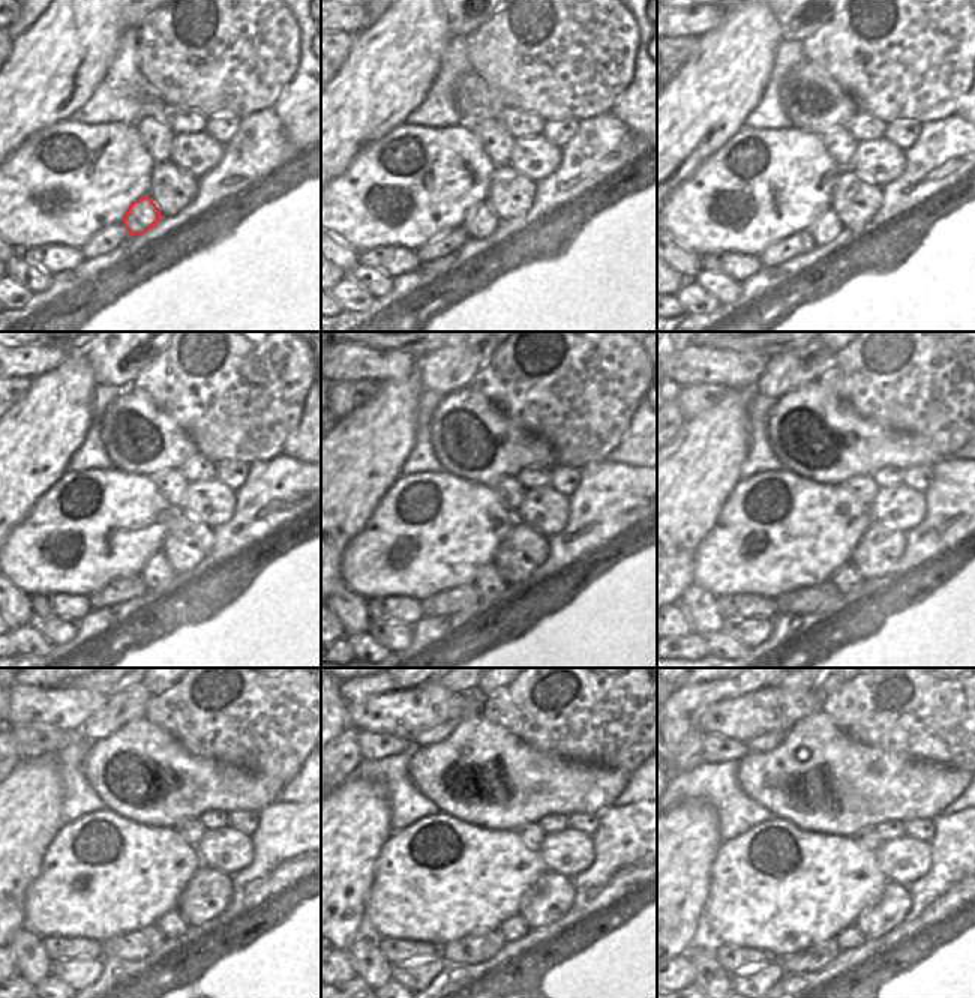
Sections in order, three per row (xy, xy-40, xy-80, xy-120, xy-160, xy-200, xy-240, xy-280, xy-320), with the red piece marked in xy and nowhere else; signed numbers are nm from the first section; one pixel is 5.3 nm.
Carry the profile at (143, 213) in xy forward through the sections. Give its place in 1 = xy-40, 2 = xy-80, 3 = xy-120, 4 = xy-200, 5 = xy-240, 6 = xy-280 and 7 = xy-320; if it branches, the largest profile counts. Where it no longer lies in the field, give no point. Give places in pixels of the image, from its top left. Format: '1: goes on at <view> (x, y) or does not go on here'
1: goes on at xy-40 (480, 221)
2: goes on at xy-80 (827, 227)
3: goes on at xy-120 (156, 575)
4: goes on at xy-200 (843, 580)
5: goes on at xy-240 (173, 925)
6: goes on at xy-280 (513, 928)
7: goes on at xy-320 (851, 937)

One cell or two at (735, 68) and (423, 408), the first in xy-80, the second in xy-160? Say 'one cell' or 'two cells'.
two cells

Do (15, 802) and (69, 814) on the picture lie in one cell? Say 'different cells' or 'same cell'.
different cells

